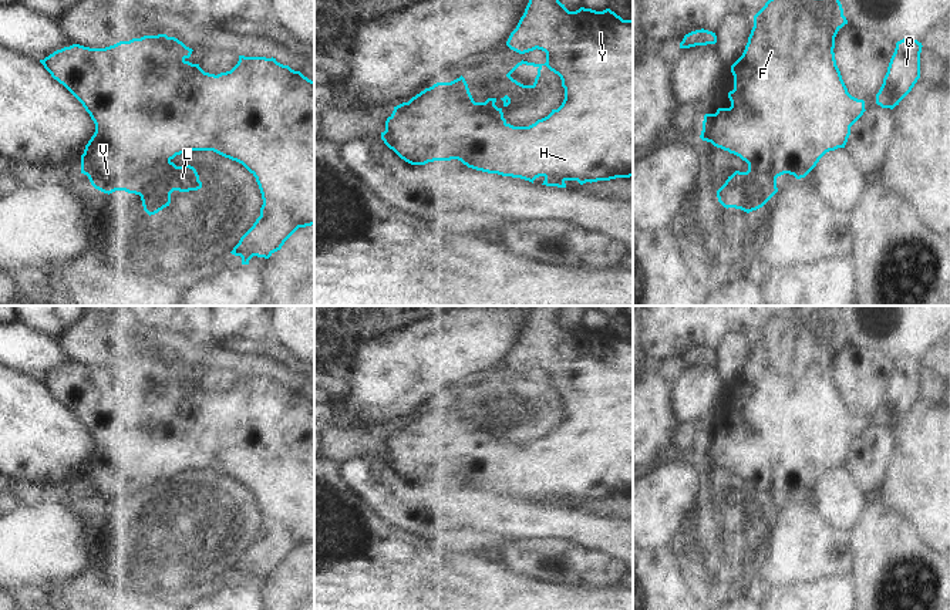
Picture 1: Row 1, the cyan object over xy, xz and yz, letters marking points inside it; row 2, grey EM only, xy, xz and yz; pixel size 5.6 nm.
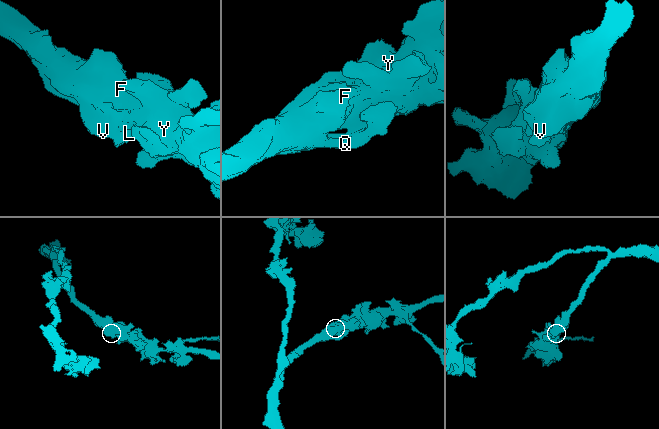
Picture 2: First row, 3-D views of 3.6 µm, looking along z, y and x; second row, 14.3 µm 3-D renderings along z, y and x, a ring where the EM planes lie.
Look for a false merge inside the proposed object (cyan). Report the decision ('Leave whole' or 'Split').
Leave whole

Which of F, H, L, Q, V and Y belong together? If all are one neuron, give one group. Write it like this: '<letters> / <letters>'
F H L Q V Y

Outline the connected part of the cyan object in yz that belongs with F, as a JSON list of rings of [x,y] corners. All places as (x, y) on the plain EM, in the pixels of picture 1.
[[[788,306],[782,313],[769,317],[754,334],[745,368],[731,384],[731,425],[704,434],[700,456],[748,482],[747,491],[735,489],[717,509],[718,520],[727,528],[735,526],[749,532],[762,526],[778,510],[778,495],[789,492],[796,498],[805,496],[826,471],[845,466],[850,445],[866,429],[865,419],[848,411],[835,378],[835,355],[848,343],[839,314],[832,306],[823,306],[823,314],[815,316],[815,307]]]

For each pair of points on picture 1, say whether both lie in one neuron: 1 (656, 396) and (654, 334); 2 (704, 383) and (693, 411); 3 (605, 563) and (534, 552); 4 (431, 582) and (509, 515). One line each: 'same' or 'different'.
1: different
2: same
3: same
4: different

